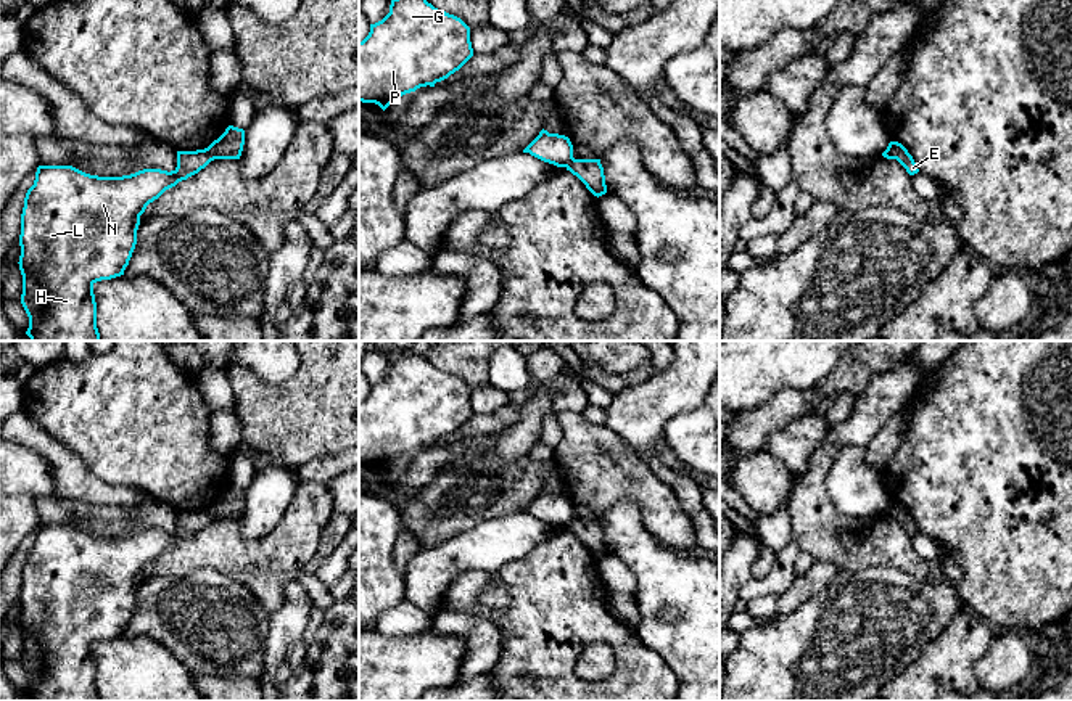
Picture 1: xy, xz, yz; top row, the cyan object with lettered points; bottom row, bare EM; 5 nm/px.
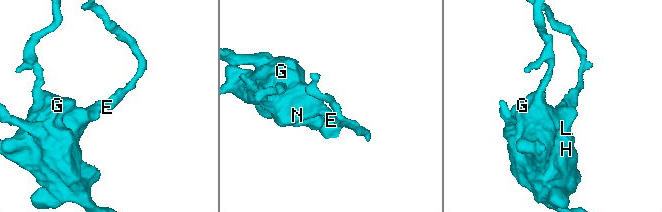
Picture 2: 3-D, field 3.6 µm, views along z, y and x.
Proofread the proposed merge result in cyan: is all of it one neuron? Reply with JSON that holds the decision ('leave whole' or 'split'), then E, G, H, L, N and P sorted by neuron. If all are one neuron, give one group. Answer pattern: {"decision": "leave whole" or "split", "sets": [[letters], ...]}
{"decision": "split", "sets": [["E"], ["G", "H", "L", "N", "P"]]}

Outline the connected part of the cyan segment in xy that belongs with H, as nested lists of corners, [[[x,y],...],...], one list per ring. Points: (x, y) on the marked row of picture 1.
[[[208,148],[177,151],[177,167],[171,172],[143,169],[122,177],[90,175],[72,166],[39,166],[24,198],[18,262],[31,341],[101,341],[93,285],[124,275],[146,206],[211,161]]]

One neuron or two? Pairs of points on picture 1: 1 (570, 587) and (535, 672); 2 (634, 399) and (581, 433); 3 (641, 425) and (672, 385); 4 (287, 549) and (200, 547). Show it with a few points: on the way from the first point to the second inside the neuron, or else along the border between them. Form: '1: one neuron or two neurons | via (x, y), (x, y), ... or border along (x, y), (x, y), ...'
1: one neuron | via (557, 608), (543, 632), (540, 651)
2: two neurons | border along (604, 423), (633, 447)
3: one neuron | via (643, 415), (663, 394)
4: one neuron | via (266, 550), (226, 550), (221, 547)

